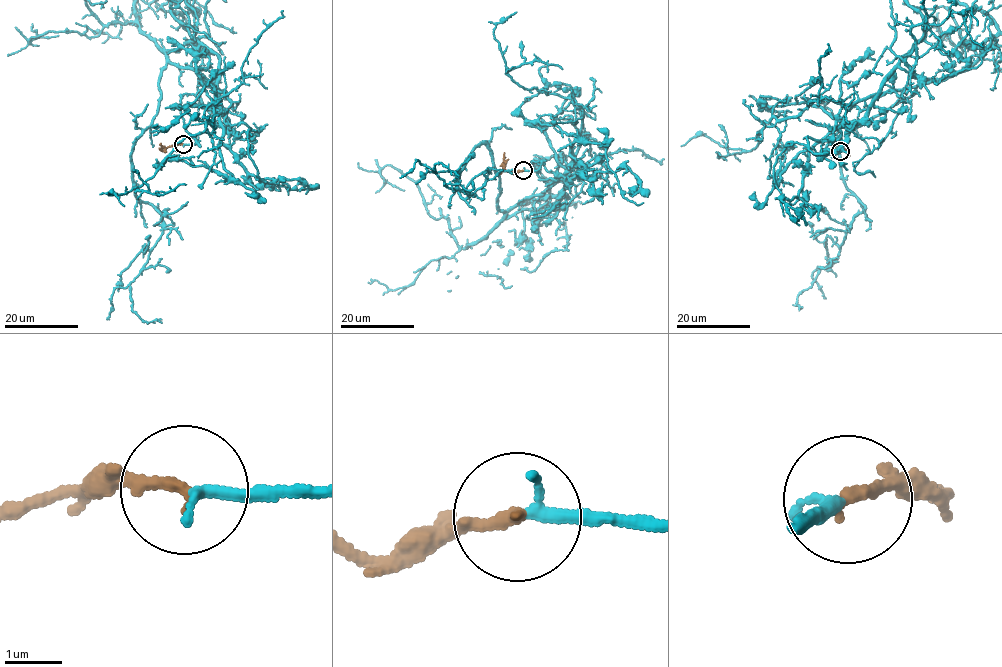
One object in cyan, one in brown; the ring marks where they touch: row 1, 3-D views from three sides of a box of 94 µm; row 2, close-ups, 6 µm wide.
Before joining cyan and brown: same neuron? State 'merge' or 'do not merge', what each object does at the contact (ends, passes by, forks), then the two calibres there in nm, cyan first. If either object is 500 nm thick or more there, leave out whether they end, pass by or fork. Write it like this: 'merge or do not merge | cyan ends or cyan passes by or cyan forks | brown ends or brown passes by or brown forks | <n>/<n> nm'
merge | cyan ends | brown ends | 220/220 nm

